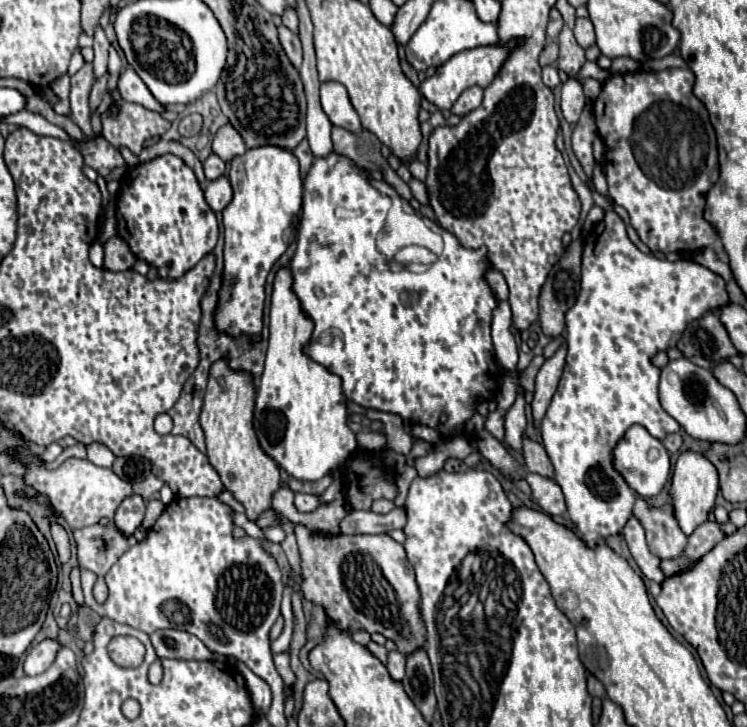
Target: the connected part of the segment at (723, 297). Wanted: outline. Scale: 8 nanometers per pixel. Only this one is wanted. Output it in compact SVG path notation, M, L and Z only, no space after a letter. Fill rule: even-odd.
M608 211L606 217L596 223L594 231L588 235L582 253L580 295L576 299L576 305L566 315L568 355L564 373L540 425L544 449L556 471L556 483L562 487L562 493L566 497L568 517L572 519L576 531L580 533L580 539L588 547L606 543L608 537L622 533L624 525L632 517L636 493L630 491L626 481L612 467L614 443L630 425L646 427L648 433L660 441L666 435L680 431L678 421L672 419L658 401L660 369L650 363L652 355L674 347L690 321L700 319L704 313L714 311L728 301L730 299L724 289L724 279L710 269L694 261L672 263L642 253L628 239L626 225L614 211Z

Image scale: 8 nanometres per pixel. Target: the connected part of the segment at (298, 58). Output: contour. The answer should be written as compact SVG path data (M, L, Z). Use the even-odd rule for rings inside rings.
M284 25L278 27L278 35L280 35L282 49L286 51L290 63L292 63L296 69L300 69L300 65L302 65L302 43L300 43L300 39L298 39L288 27L284 27Z

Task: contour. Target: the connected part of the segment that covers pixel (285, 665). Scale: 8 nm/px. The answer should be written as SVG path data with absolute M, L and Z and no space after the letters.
M284 651L284 653L274 653L274 663L276 663L276 669L282 677L288 677L288 687L292 687L294 683L294 677L292 677L292 671L290 671L290 653Z

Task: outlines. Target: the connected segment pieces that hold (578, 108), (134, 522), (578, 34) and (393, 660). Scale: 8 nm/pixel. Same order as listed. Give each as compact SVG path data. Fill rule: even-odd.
M568 79L566 83L562 83L562 101L560 101L560 109L564 119L574 125L578 123L578 117L584 109L584 93L582 93L582 85L576 79Z
M132 495L130 499L122 501L122 507L118 507L116 517L114 517L114 525L116 529L124 535L130 537L140 525L142 525L142 517L144 517L144 499L138 495Z
M576 19L574 37L582 49L588 49L596 43L596 35L594 35L594 27L592 27L590 19Z
M392 651L388 655L388 673L394 681L402 681L404 679L404 665L406 665L406 659L398 653L398 651Z

